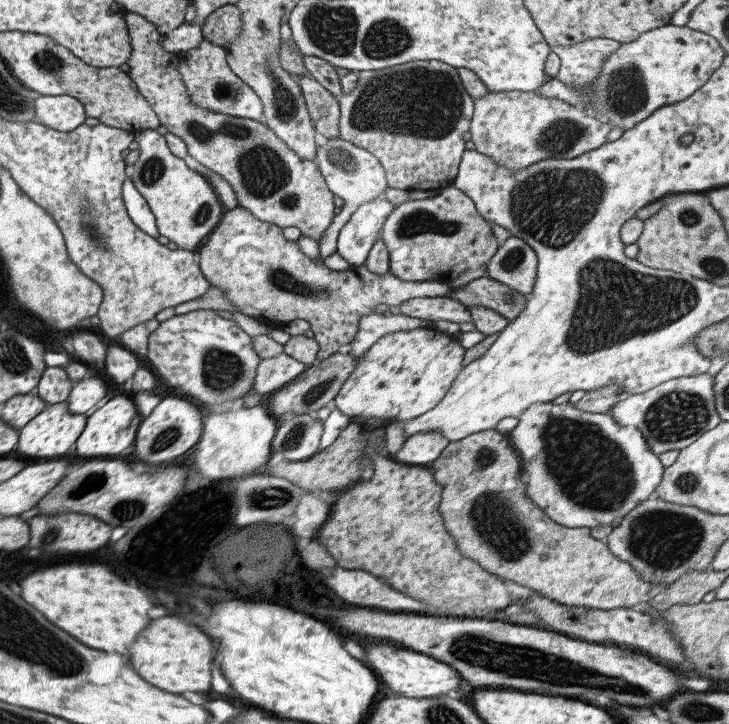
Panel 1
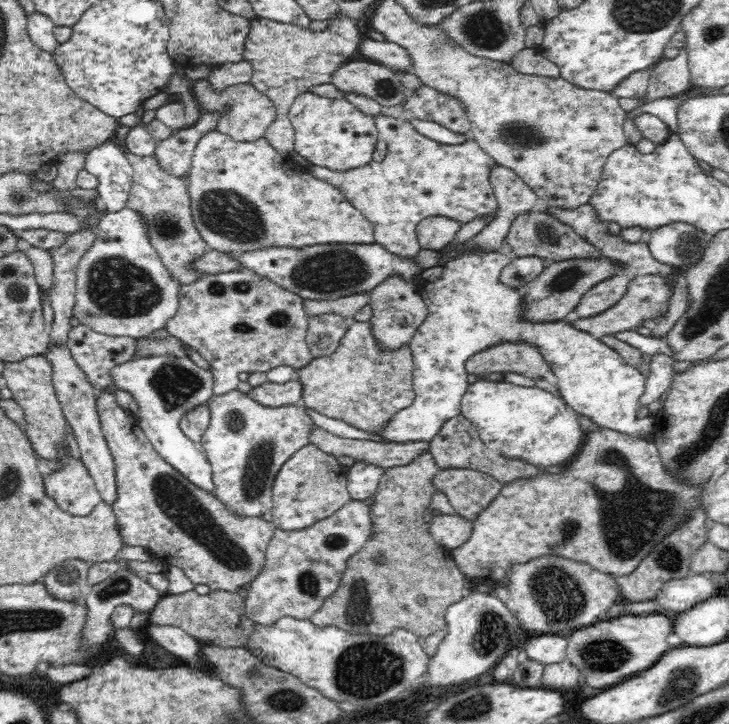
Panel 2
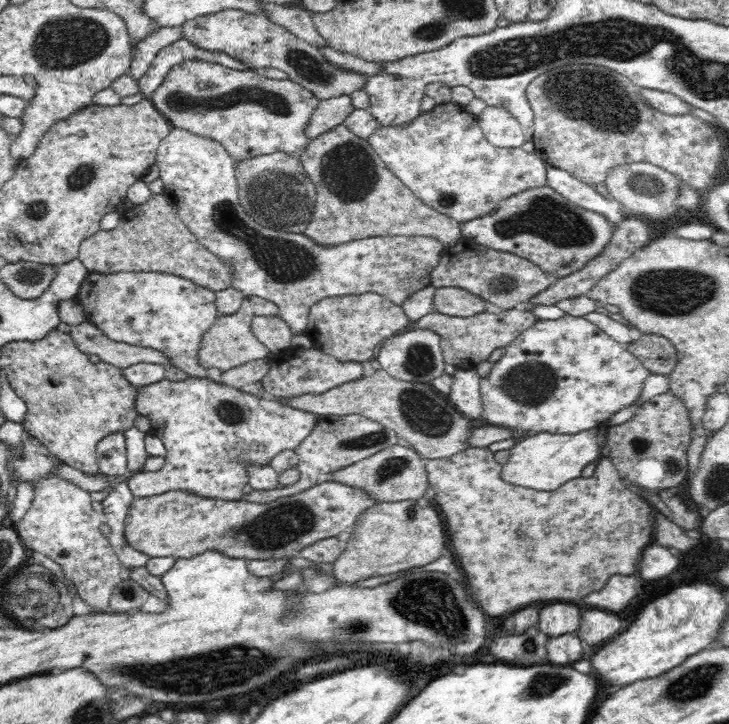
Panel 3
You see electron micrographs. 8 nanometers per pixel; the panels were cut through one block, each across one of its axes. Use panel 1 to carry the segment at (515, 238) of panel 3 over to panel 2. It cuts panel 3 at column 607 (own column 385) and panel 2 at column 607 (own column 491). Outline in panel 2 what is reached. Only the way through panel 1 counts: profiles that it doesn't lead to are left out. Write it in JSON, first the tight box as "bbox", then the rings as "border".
{"bbox":[546,204,687,337],"border":[[[584,204],[584,206],[576,208],[576,210],[558,210],[557,208],[551,207],[546,207],[546,210],[553,216],[553,218],[560,219],[560,222],[564,221],[564,223],[570,225],[574,230],[576,230],[578,235],[583,239],[586,239],[589,243],[592,243],[592,246],[596,247],[597,250],[600,250],[602,255],[622,261],[622,263],[626,265],[626,268],[624,268],[624,272],[621,274],[627,274],[628,276],[631,274],[635,274],[636,276],[660,274],[672,277],[672,281],[674,281],[674,296],[672,296],[672,300],[670,300],[670,308],[668,308],[666,315],[659,318],[657,322],[653,324],[654,330],[651,332],[652,335],[658,335],[658,337],[666,336],[669,330],[674,326],[674,323],[684,314],[685,308],[687,307],[686,290],[682,290],[680,285],[676,282],[680,273],[673,267],[658,262],[649,251],[648,245],[640,242],[628,243],[622,241],[619,235],[609,235],[606,232],[606,223],[600,222],[597,219],[596,213],[591,209],[589,204]]]}

